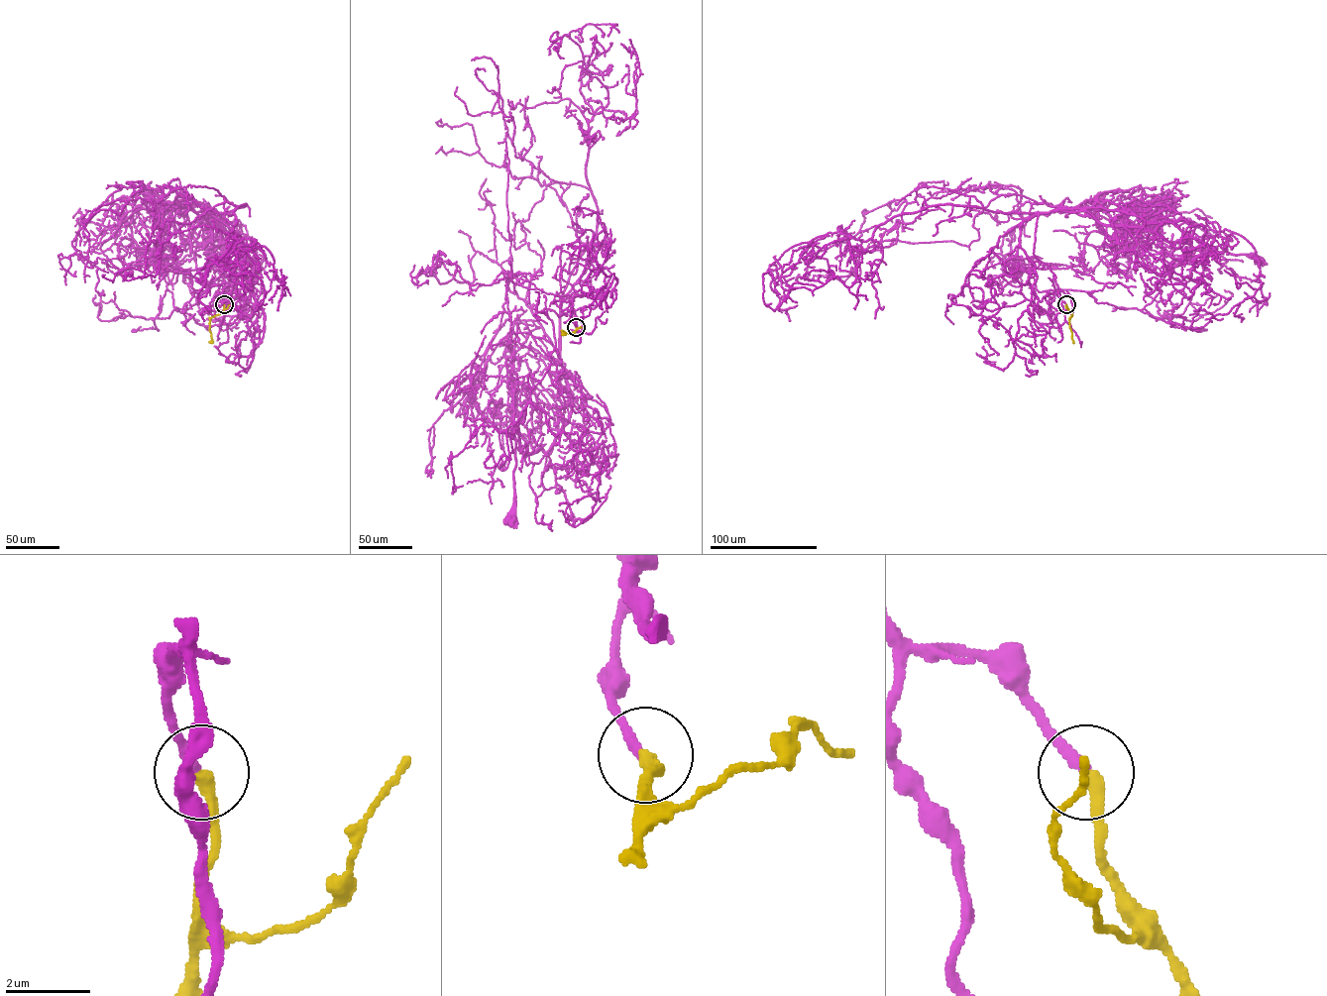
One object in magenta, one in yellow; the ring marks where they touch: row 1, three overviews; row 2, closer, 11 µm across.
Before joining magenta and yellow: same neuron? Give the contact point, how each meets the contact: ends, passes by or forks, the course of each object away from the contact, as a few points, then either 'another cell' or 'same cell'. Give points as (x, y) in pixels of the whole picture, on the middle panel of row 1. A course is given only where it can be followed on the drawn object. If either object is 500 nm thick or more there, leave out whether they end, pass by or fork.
at (576, 327); magenta ends there; yellow ends there; magenta runs (576, 327), (566, 295), (523, 287), (523, 280), (510, 273), (506, 277), (515, 438), (511, 518); yellow runs (576, 327), (574, 332), (562, 330), (565, 334), (561, 334); same cell

